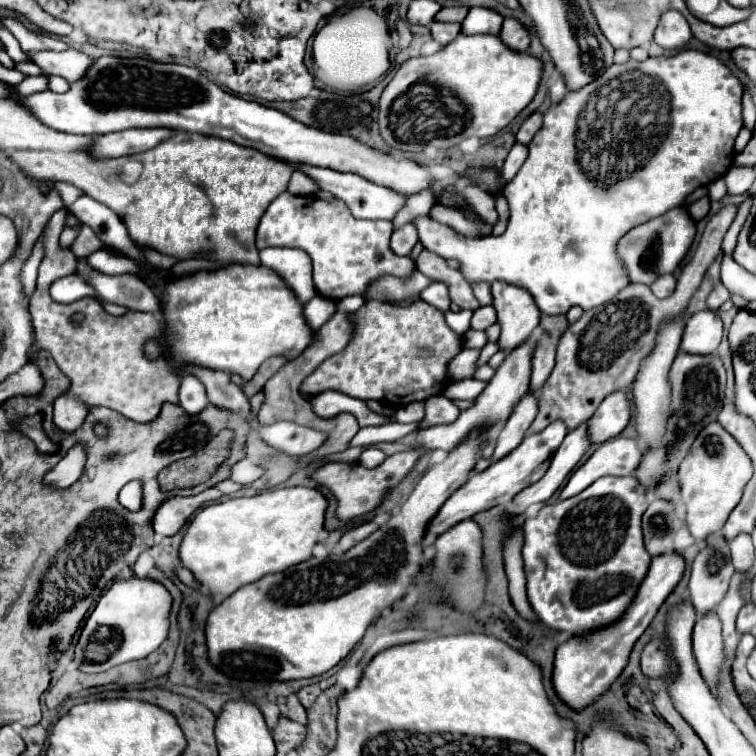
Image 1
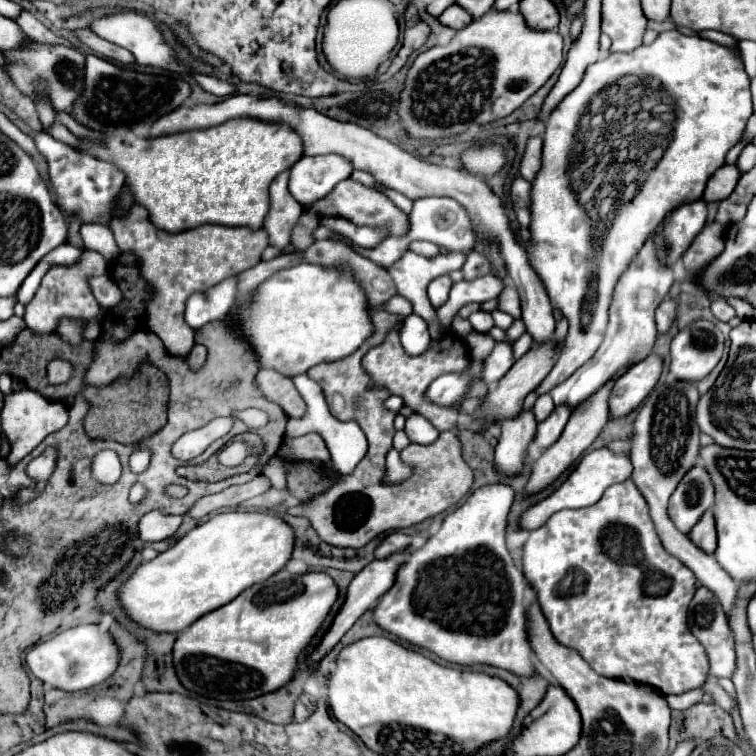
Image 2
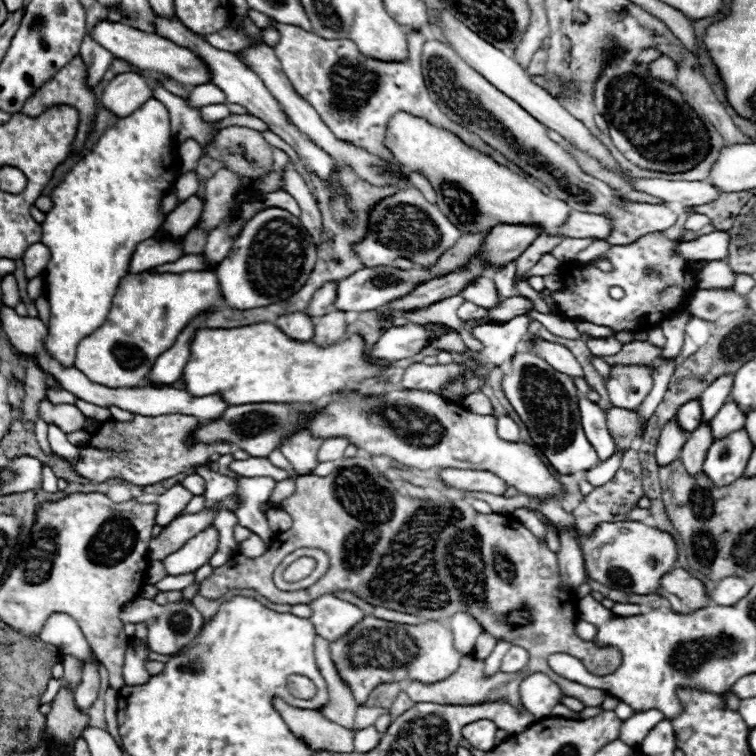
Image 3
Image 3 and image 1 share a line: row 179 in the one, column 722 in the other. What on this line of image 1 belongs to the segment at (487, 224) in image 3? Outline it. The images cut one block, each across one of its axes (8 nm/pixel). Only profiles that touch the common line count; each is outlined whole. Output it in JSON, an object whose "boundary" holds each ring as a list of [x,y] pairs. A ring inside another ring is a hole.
{"boundary":[[[718,420],[708,424],[694,440],[690,452],[680,464],[680,500],[686,506],[686,528],[694,538],[706,538],[720,532],[726,516],[742,496],[746,480],[752,476],[752,464],[740,444],[730,436]]]}

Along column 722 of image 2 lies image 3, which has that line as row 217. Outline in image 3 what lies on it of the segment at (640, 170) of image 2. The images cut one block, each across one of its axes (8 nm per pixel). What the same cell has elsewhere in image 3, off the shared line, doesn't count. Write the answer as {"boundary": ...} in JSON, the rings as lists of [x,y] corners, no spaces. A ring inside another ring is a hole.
{"boundary":[[[148,100],[132,116],[120,118],[98,144],[86,154],[54,188],[50,194],[54,208],[42,222],[42,244],[50,248],[50,262],[44,272],[46,298],[50,302],[48,336],[44,340],[46,352],[62,366],[74,366],[74,352],[78,342],[92,334],[108,316],[112,296],[122,276],[128,274],[132,250],[146,238],[152,238],[164,216],[158,214],[158,204],[172,188],[180,174],[178,146],[170,140],[170,116],[162,102]]]}

